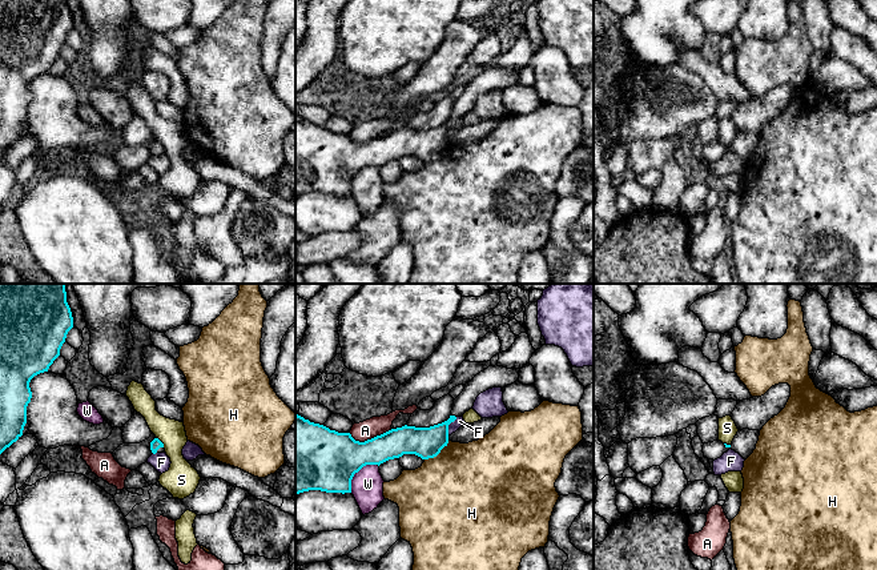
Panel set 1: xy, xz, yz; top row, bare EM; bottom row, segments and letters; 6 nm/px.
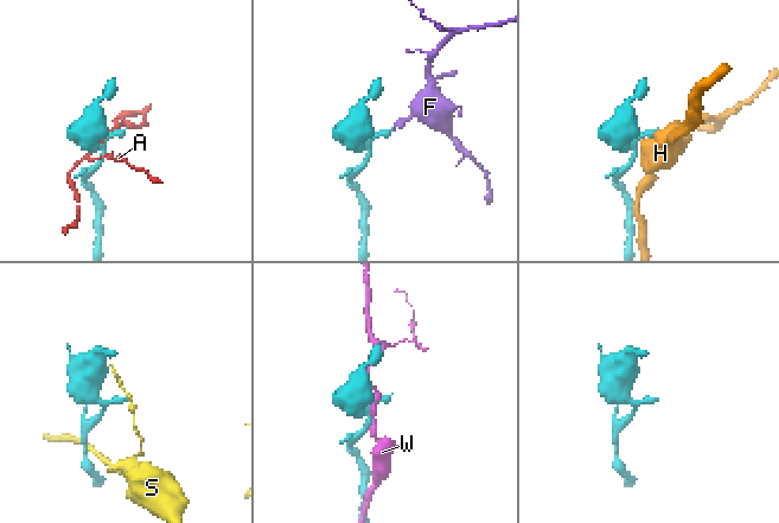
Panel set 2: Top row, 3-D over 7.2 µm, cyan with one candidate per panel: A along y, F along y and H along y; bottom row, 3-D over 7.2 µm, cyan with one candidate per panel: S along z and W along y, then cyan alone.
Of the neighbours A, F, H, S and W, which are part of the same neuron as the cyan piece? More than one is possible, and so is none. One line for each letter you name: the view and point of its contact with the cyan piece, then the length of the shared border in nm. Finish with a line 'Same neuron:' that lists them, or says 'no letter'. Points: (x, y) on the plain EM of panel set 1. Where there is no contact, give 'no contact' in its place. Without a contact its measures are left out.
Same neuron: no letter

